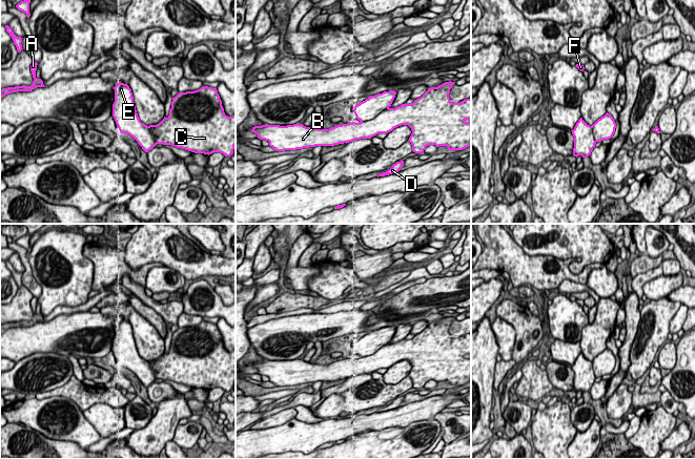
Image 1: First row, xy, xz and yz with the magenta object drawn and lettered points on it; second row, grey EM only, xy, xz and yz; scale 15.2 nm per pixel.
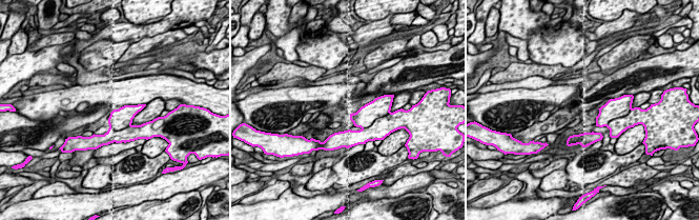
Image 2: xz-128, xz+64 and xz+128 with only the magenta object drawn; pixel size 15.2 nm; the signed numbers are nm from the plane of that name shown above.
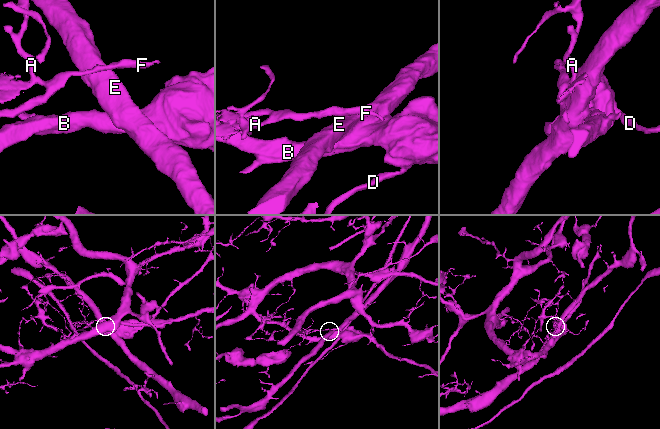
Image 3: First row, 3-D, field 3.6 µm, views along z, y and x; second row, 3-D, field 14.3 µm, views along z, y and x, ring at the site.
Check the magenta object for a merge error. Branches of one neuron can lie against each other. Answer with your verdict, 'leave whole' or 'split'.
split

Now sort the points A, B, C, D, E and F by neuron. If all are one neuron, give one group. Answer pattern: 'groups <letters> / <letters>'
groups A B C D F / E

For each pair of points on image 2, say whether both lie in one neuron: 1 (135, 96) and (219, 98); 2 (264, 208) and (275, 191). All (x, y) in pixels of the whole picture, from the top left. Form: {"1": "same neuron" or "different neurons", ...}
{"1": "same neuron", "2": "different neurons"}

